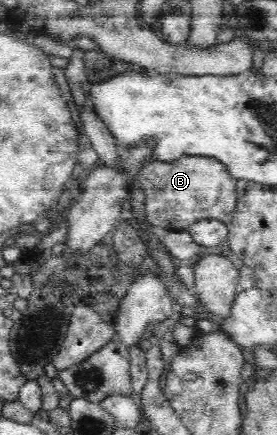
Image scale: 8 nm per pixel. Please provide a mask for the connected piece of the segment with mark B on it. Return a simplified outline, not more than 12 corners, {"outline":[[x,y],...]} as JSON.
{"outline":[[184,155],[138,173],[152,225],[232,221],[236,181],[222,162]]}

